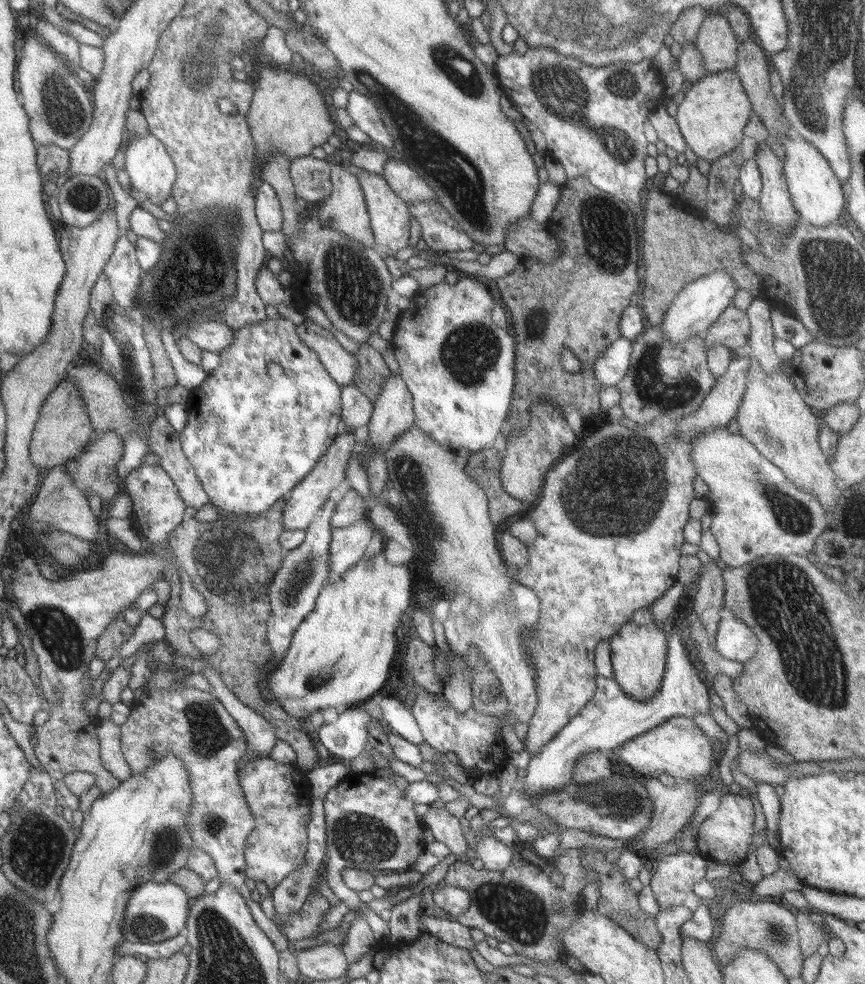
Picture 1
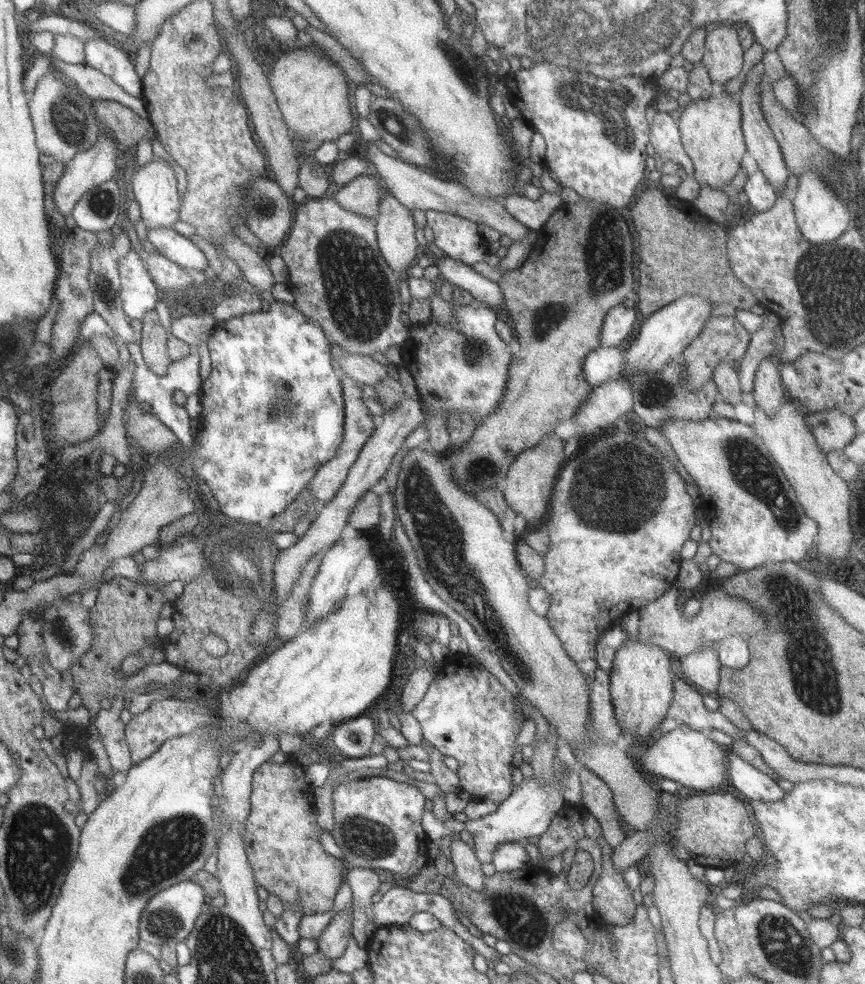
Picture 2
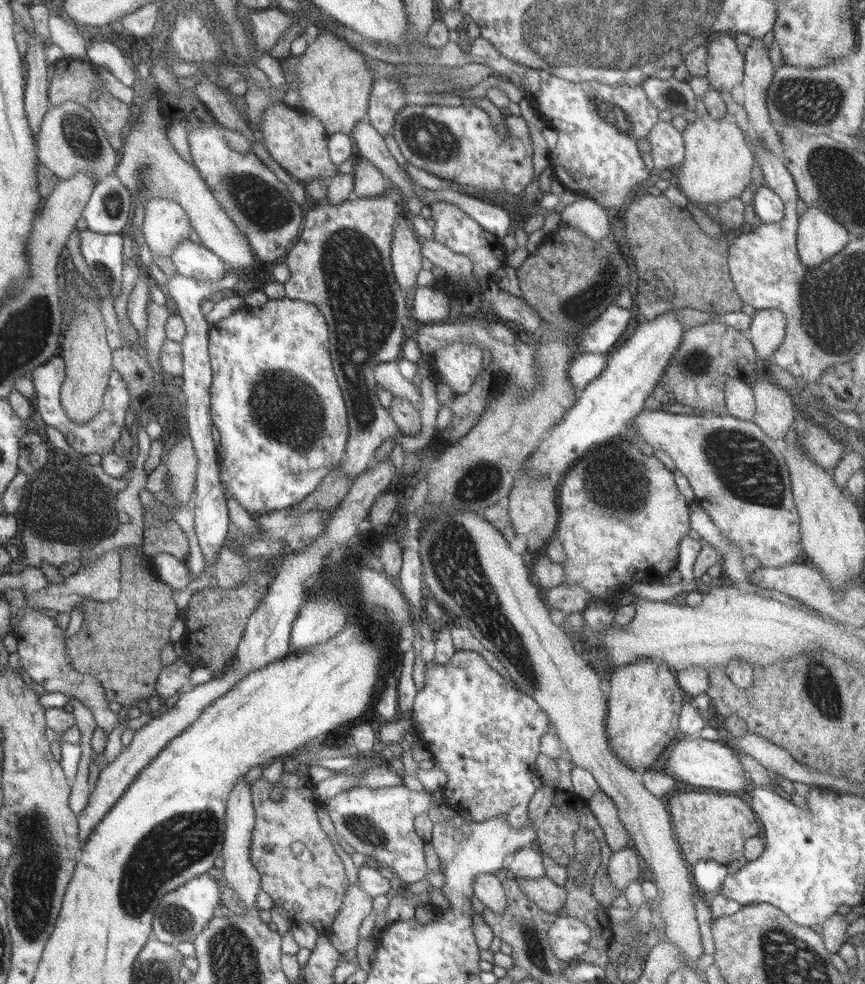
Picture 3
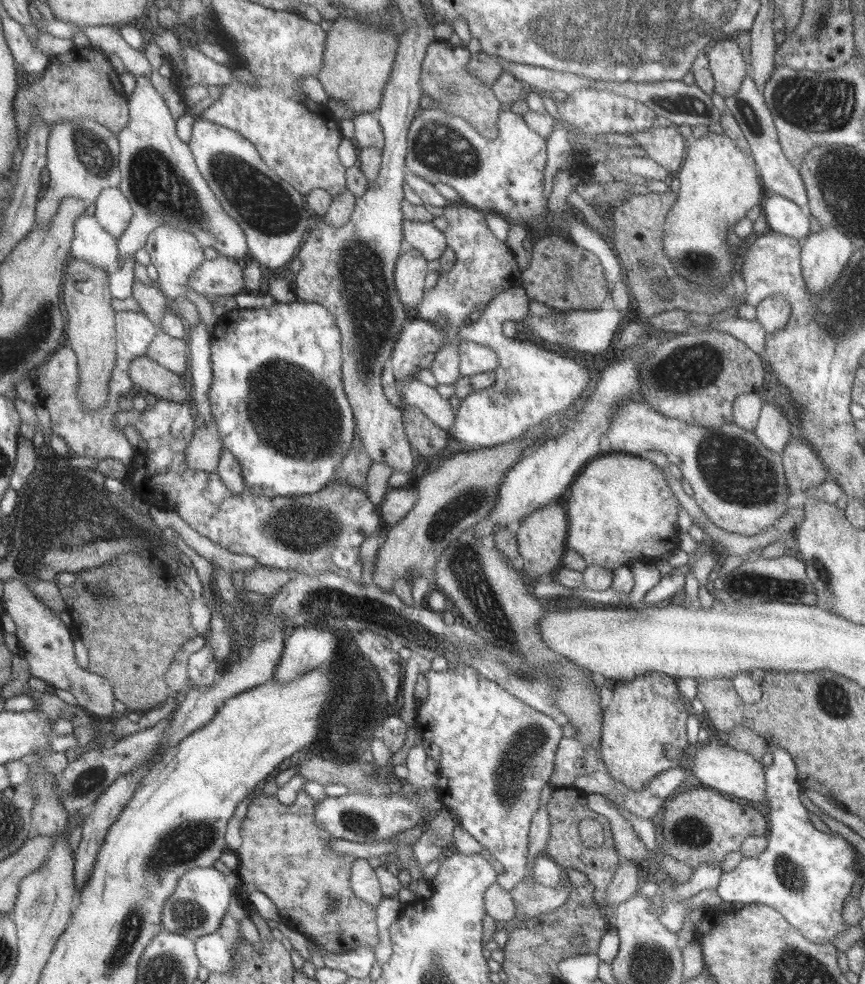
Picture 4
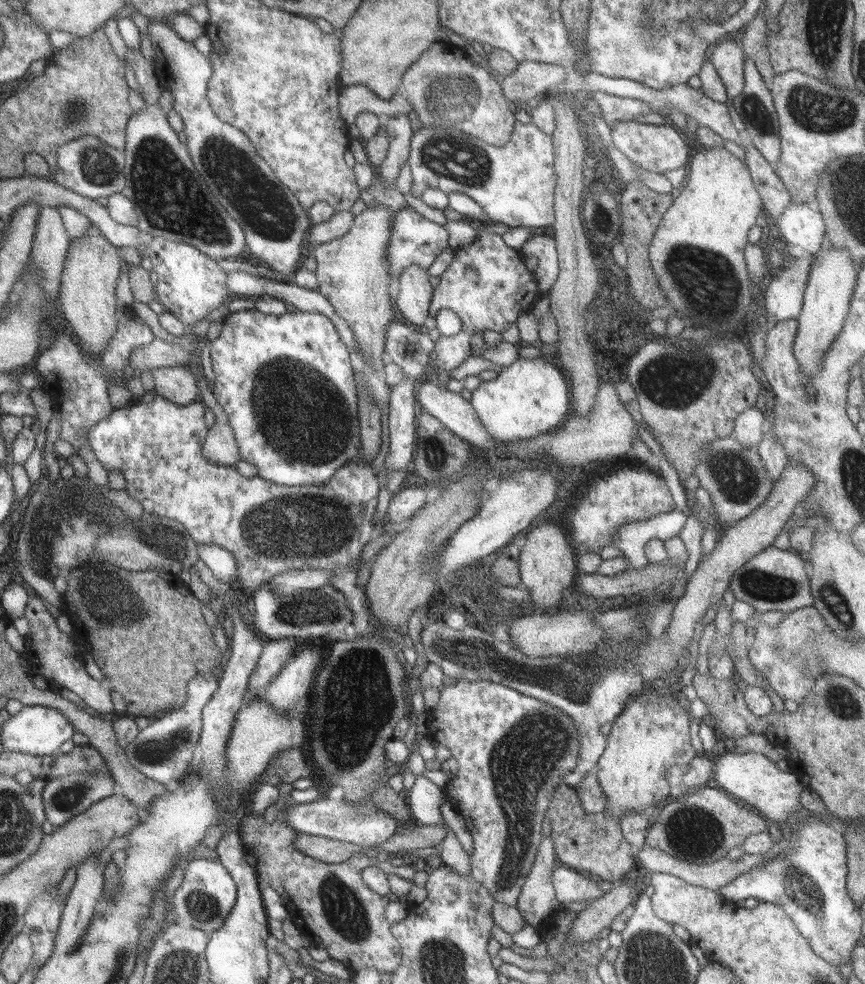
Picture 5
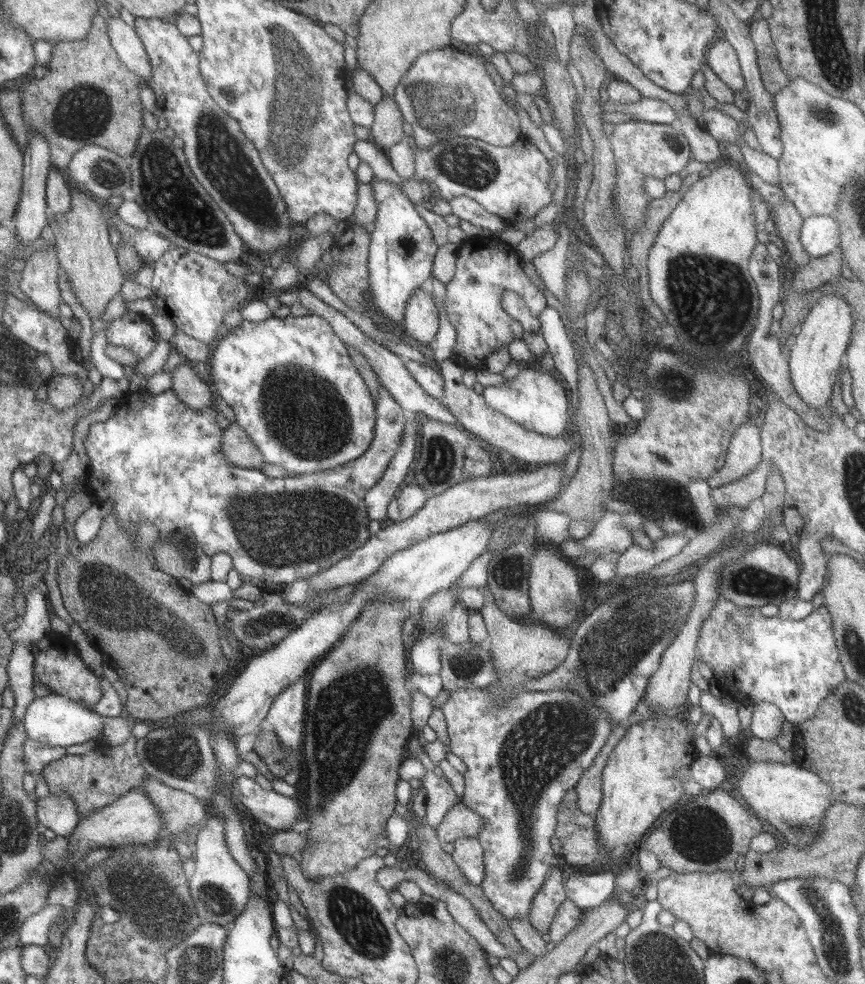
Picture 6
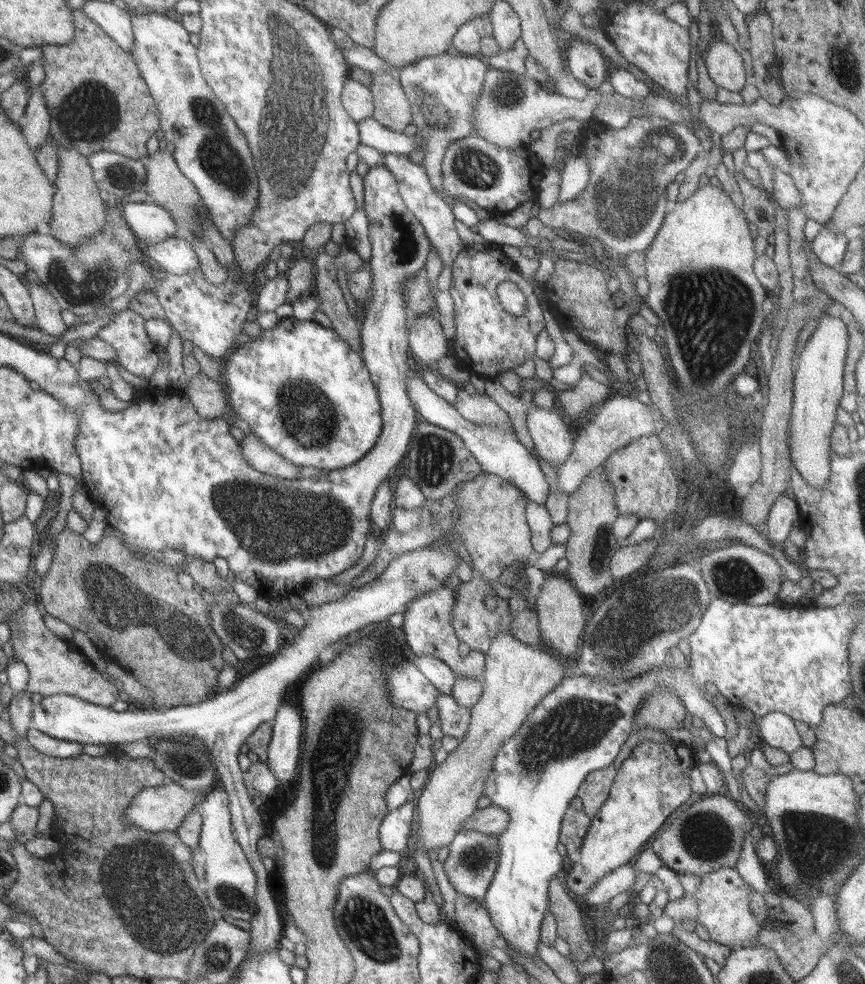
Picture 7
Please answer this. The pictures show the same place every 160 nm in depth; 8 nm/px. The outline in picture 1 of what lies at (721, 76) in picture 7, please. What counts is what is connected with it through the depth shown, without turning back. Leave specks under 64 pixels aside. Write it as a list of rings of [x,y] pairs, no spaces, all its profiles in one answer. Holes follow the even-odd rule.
[[[717,13],[707,15],[700,25],[695,47],[703,56],[705,69],[712,74],[736,68],[739,43],[728,19]]]

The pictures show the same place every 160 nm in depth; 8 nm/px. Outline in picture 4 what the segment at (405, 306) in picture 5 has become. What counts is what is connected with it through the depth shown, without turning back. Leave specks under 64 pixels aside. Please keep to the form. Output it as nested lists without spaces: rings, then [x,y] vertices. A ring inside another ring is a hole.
[[[404,248],[402,258],[397,264],[398,294],[406,307],[416,313],[418,303],[424,297],[424,280],[428,274],[427,261],[420,251],[412,248]]]

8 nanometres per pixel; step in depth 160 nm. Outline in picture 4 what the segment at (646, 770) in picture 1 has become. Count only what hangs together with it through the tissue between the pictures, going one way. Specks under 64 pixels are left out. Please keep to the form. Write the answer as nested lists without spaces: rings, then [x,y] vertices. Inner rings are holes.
[[[698,745],[695,756],[684,756],[684,765],[690,768],[702,787],[712,788],[720,793],[738,798],[738,801],[749,804],[764,804],[766,802],[766,773],[765,766],[758,762],[751,754],[734,750],[728,745],[710,746]]]

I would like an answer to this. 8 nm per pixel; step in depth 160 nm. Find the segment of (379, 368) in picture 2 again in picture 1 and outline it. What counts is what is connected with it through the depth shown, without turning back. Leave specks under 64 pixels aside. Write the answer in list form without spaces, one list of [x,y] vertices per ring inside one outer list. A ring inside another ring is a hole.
[[[310,320],[297,328],[302,340],[317,352],[325,369],[340,386],[350,386],[355,383],[359,362],[352,353],[338,343],[328,329],[321,328]]]

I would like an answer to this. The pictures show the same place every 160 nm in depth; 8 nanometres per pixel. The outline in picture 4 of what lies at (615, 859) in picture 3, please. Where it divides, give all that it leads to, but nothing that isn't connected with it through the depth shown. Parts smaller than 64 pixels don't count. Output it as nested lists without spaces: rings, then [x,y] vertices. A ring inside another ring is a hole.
[[[623,859],[619,863],[612,882],[605,888],[605,898],[614,906],[630,900],[639,892],[638,868],[640,865],[632,860]]]

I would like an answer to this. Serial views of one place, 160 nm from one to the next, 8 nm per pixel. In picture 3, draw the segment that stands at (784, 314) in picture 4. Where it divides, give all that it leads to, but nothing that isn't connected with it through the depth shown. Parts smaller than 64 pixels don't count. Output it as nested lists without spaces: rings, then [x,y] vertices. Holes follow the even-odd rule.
[[[776,308],[757,310],[752,316],[748,332],[759,359],[768,360],[784,340],[786,334],[784,314]]]

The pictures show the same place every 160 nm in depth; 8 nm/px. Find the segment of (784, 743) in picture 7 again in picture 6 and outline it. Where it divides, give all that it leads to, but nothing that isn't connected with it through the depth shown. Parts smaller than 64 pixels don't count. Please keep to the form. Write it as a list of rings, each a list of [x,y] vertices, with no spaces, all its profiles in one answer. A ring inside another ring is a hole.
[[[768,702],[753,704],[752,723],[748,734],[765,740],[773,740],[782,733],[785,717],[781,710]]]

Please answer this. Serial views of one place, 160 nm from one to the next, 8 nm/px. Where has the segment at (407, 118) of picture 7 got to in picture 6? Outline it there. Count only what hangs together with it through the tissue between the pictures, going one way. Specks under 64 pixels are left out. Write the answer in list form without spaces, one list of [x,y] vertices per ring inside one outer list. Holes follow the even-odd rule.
[[[383,91],[382,100],[374,106],[374,122],[370,128],[372,140],[378,148],[388,150],[391,146],[406,139],[402,130],[404,114],[399,109],[395,96],[385,94]]]

